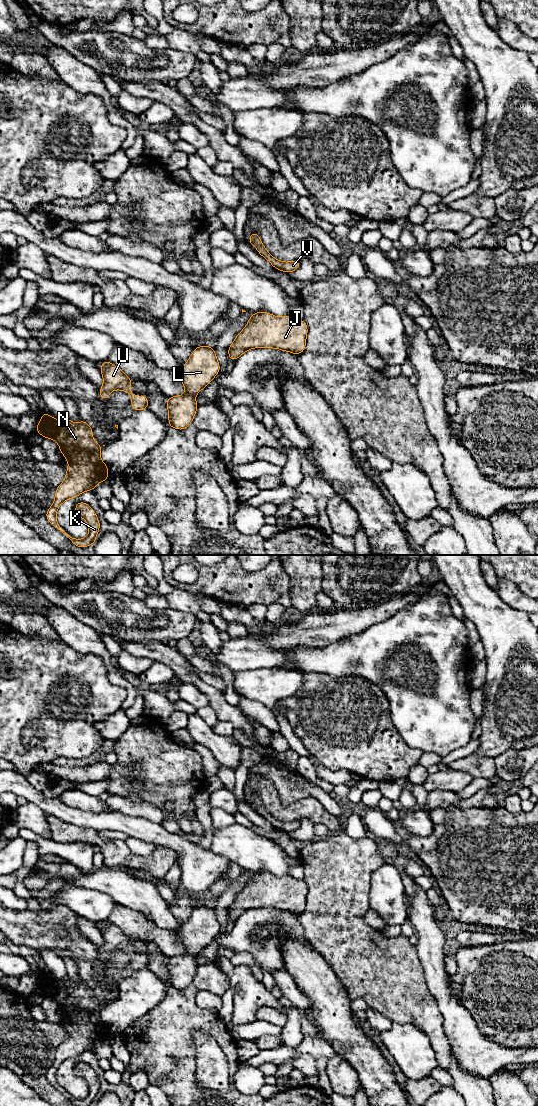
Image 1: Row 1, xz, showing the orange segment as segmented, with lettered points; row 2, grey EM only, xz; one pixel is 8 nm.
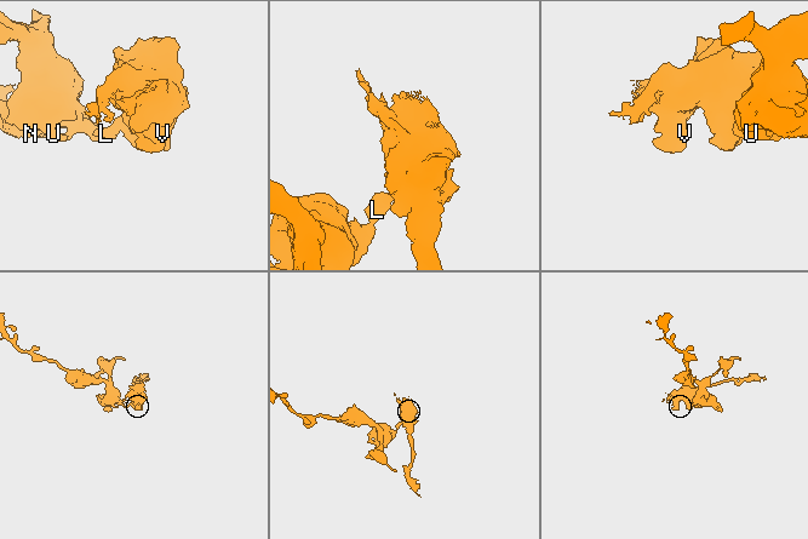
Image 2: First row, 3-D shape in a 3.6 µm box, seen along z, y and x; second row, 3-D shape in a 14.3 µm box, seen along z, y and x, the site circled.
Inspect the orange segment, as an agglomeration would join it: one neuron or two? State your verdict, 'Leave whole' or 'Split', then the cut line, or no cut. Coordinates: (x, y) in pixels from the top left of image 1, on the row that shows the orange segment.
Split. Split along xz (186, 392), (193, 396)

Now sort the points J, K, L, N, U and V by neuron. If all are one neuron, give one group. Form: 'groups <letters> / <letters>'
groups J L V / K N U

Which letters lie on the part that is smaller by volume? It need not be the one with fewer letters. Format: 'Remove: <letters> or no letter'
Remove: J, L, V

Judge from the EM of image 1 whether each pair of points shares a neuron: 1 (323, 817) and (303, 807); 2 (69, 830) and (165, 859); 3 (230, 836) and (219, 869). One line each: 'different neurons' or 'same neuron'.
1: same neuron
2: same neuron
3: different neurons

